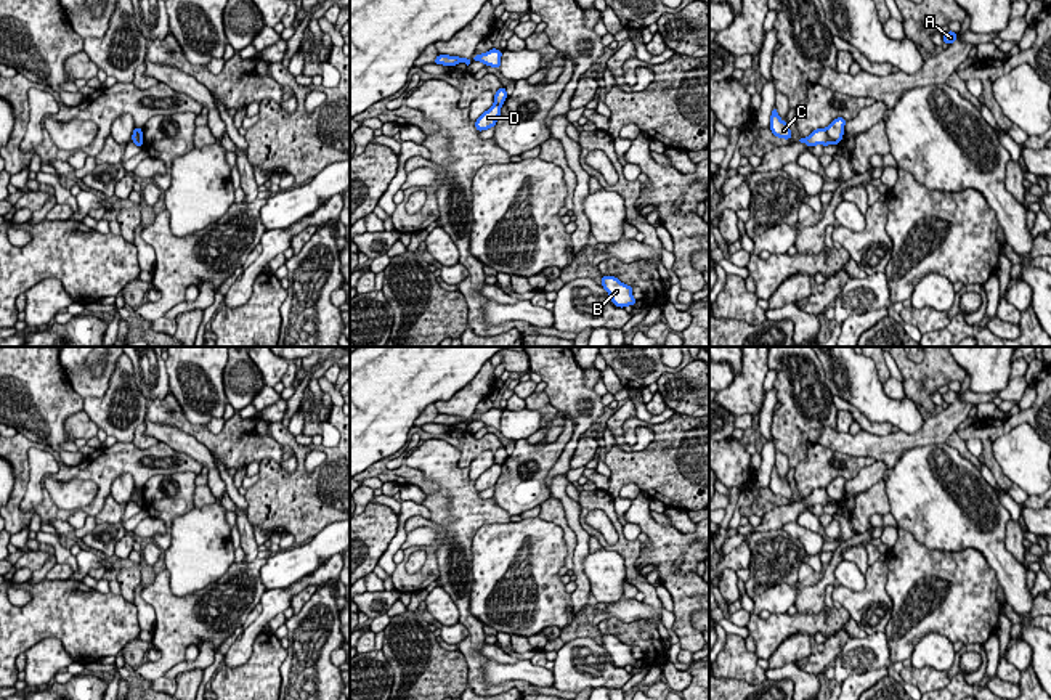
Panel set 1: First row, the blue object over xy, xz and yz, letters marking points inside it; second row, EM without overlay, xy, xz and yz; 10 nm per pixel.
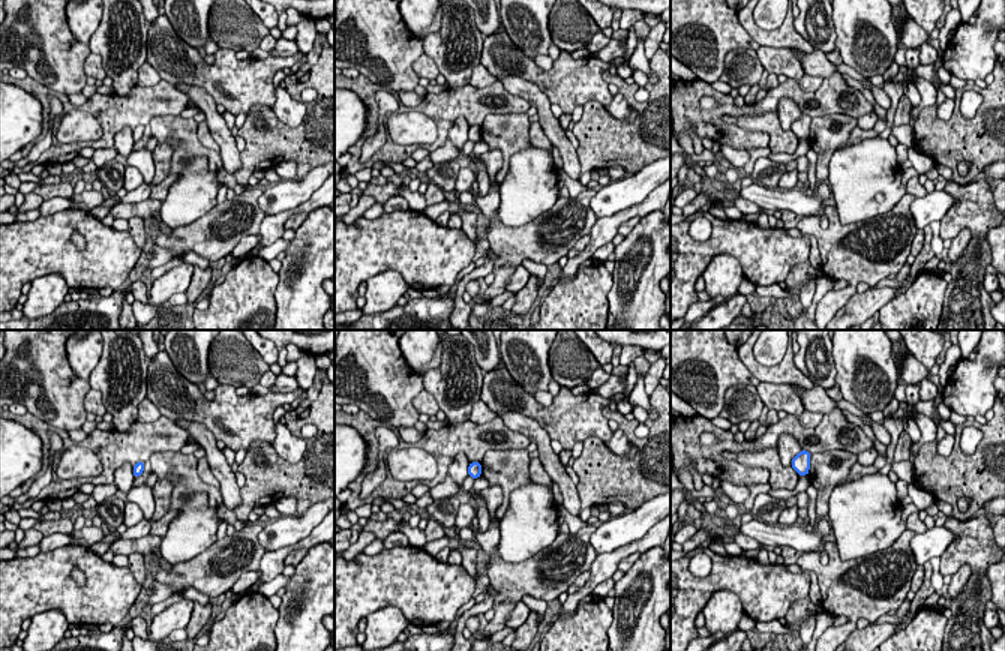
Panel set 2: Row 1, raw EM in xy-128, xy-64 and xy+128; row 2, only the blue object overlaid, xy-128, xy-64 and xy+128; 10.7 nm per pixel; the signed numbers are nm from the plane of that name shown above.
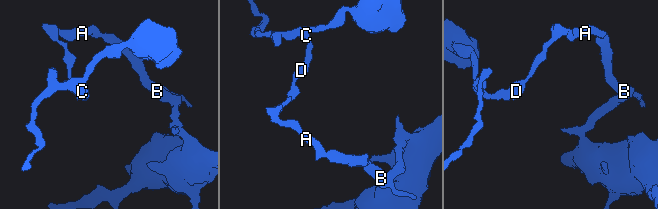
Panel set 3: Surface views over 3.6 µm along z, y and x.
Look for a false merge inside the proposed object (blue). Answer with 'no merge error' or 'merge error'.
merge error

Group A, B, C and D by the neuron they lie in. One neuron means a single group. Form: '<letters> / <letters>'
A B D / C

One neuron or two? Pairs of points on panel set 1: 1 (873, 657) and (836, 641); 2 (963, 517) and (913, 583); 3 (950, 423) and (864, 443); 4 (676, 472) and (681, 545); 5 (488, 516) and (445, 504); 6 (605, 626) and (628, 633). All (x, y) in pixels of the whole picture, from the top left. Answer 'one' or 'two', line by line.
1: two
2: two
3: one
4: two
5: one
6: one

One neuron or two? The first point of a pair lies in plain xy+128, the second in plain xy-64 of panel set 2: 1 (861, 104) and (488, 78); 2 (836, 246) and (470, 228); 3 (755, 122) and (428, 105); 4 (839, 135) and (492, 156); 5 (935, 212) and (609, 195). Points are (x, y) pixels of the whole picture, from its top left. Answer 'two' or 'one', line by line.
1: two
2: two
3: two
4: two
5: one

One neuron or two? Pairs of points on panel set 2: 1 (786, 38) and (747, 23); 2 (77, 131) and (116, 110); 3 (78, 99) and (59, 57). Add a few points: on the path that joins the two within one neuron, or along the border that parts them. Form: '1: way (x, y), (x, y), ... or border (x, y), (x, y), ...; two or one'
1: way (777, 38), (762, 38), (756, 32); one
2: border (77, 108), (98, 122), (98, 140); two
3: border (80, 92), (68, 96); two

